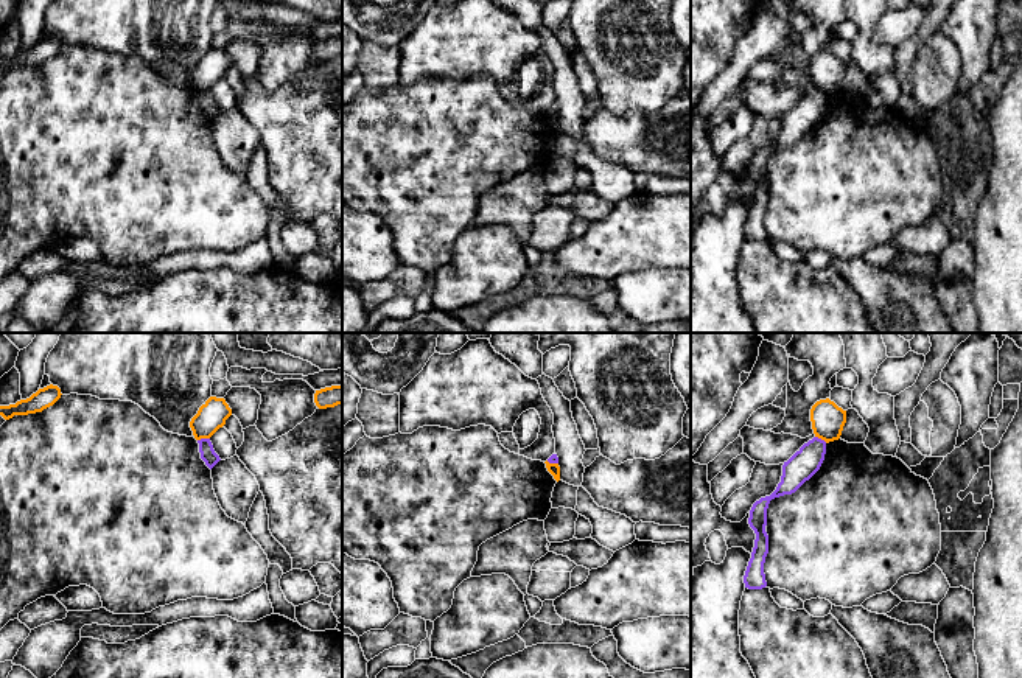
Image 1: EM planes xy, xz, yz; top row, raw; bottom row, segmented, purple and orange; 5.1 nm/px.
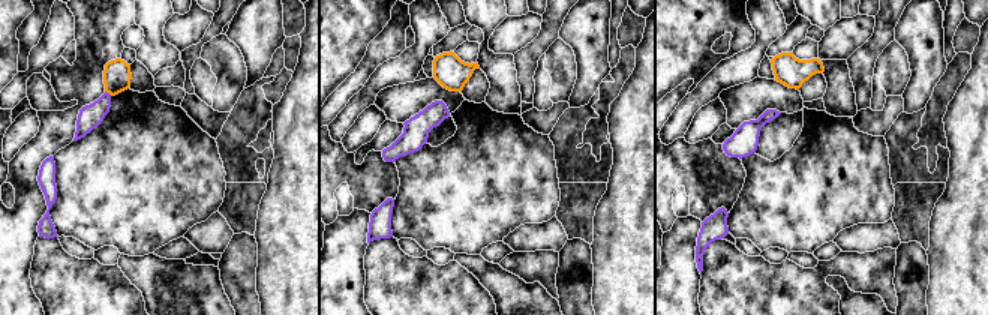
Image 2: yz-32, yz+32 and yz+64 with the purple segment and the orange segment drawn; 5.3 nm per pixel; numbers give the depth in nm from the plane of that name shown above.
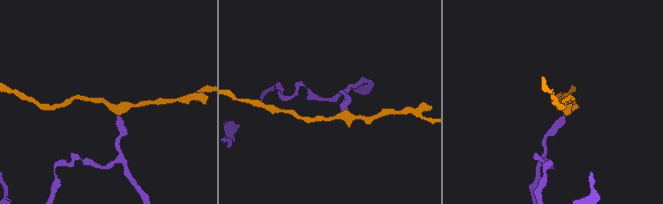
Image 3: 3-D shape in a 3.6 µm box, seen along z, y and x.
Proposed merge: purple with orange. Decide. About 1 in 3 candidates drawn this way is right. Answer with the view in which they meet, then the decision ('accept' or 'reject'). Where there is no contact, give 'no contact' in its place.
xy | reject

